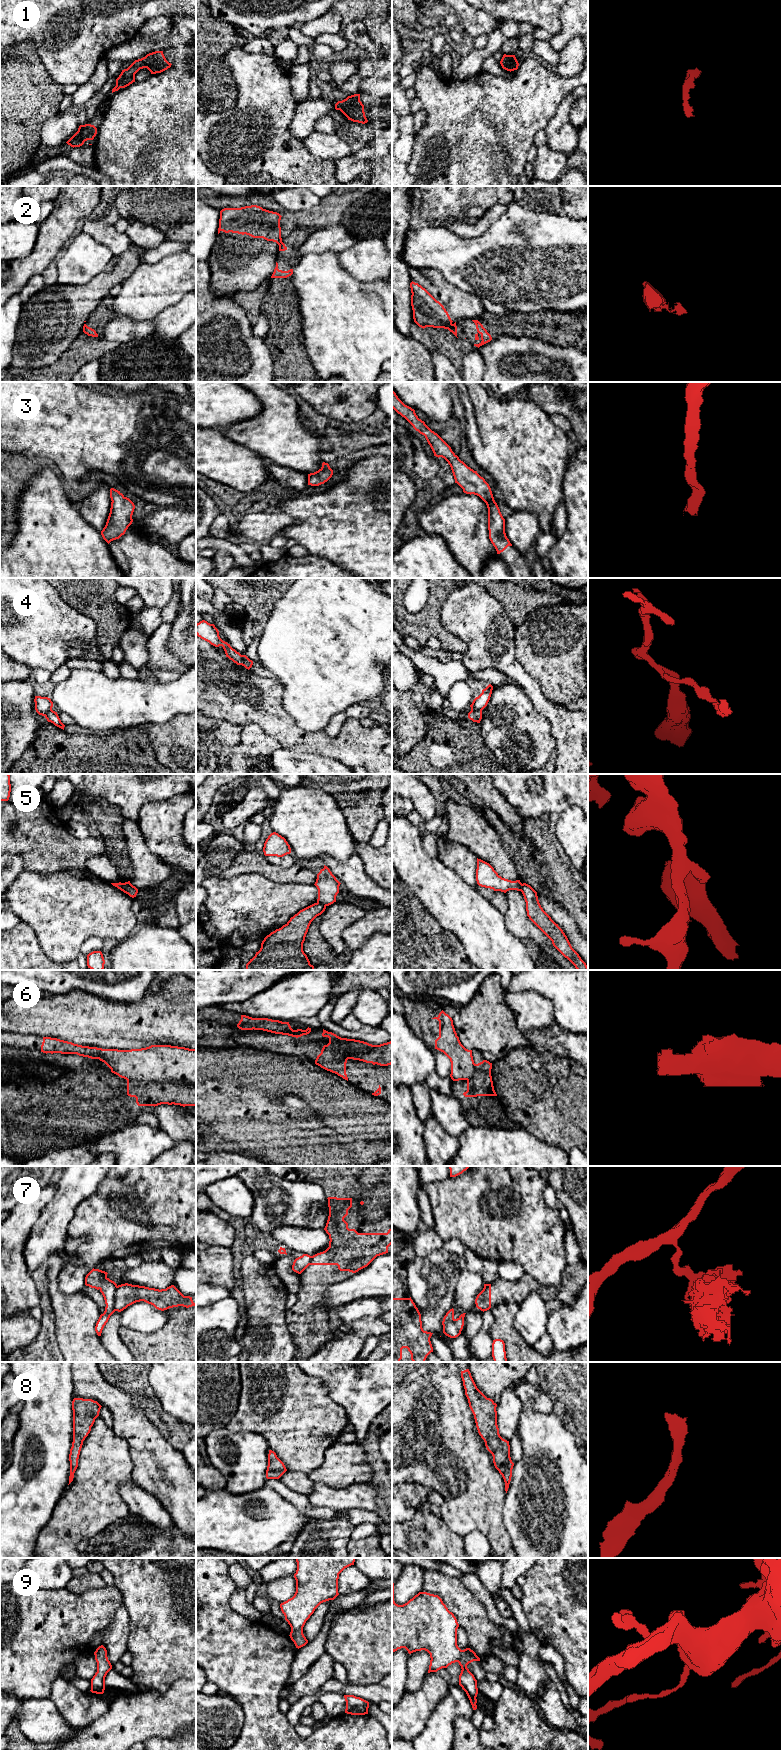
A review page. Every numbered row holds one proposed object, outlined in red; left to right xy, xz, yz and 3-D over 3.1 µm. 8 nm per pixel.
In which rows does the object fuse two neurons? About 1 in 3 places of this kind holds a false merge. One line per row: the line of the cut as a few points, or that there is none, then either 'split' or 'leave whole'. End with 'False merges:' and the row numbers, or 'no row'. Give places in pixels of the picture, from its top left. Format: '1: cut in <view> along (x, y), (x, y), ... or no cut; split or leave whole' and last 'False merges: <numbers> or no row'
1: no cut; leave whole
2: cut in yz along (452, 324), (448, 329); split
3: no cut; leave whole
4: cut in xz along (241, 655), (243, 665); split
5: cut in xy along (122, 883), (127, 893); split
6: cut in xy along (127, 1079), (179, 1081), (195, 1085); split
7: cut in xy along (117, 1286), (114, 1310); split
8: no cut; leave whole
9: no cut; leave whole
False merges: 2, 4, 5, 6, 7

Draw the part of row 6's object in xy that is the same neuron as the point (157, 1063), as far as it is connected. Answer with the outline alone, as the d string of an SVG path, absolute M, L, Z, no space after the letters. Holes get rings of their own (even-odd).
M43 1037L41 1052L99 1059L112 1073L126 1080L196 1085L196 1049L171 1045L151 1045L131 1050L102 1049Z

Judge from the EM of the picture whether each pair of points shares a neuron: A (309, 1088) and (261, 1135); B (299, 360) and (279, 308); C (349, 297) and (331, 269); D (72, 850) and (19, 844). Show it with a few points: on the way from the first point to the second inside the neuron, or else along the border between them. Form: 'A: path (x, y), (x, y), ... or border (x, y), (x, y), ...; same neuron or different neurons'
A: path (302, 1102), (292, 1112), (286, 1112), (275, 1121); same neuron
B: path (286, 347), (284, 321); same neuron
C: path (345, 290), (332, 276); same neuron
D: path (59, 850), (48, 848), (44, 844), (32, 844); same neuron

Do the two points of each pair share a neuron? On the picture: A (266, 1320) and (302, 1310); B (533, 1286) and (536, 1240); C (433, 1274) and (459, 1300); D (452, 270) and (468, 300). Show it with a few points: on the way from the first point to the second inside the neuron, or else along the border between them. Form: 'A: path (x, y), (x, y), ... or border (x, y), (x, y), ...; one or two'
A: border (287, 1310), (286, 1324), (293, 1337); two
B: border (525, 1272), (541, 1284), (556, 1286); two
C: border (461, 1272), (455, 1287), (455, 1295), (451, 1307); two
D: border (443, 277), (449, 283), (476, 294), (481, 299); two

